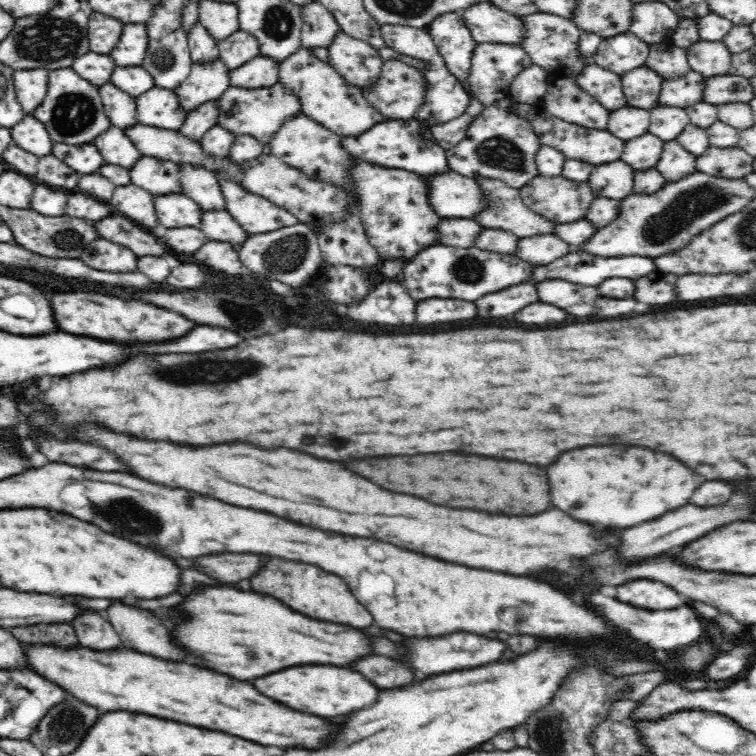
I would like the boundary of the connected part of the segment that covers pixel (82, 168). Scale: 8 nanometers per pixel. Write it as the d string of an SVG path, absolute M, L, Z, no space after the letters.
M53 143L52 154L58 156L60 160L64 160L70 168L74 168L76 172L82 172L82 174L94 174L102 164L102 156L98 152L98 147L93 143L71 145L64 143Z

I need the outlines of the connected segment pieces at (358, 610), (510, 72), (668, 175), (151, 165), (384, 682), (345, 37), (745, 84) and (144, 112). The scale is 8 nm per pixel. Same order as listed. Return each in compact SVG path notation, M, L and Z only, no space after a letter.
M266 558L262 562L262 568L252 576L250 582L252 590L270 594L310 618L358 628L366 628L373 622L372 613L354 598L354 592L340 576L328 574L312 564L298 564L282 558Z
M478 43L474 48L471 67L467 76L467 85L474 97L485 107L502 99L511 99L510 85L512 79L521 73L527 66L532 65L532 60L527 52L520 46L499 43Z
M672 140L672 142L664 144L664 152L662 152L662 158L660 158L656 168L670 183L696 171L694 164L696 164L696 156L686 152L676 140Z
M144 156L130 168L132 184L152 192L155 196L182 193L180 165L170 160Z
M364 656L358 662L354 662L350 670L362 672L362 676L366 676L378 688L396 688L416 680L412 670L386 656Z
M341 31L327 49L330 67L336 69L350 85L362 88L372 86L382 68L378 49Z
M730 73L706 80L704 102L728 104L728 102L748 102L754 98L754 88L743 76Z
M154 86L136 99L136 119L140 124L176 130L184 124L187 114L180 105L179 95Z

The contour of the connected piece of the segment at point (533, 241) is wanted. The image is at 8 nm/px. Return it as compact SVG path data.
M552 234L534 235L518 240L518 254L522 260L532 262L532 264L550 264L556 258L562 258L562 254L570 252L570 245L562 242L558 236Z

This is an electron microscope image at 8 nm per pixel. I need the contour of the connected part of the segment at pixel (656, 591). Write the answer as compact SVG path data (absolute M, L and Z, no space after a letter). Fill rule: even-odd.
M634 580L616 588L614 598L648 610L670 610L686 604L686 600L670 586L654 580Z

